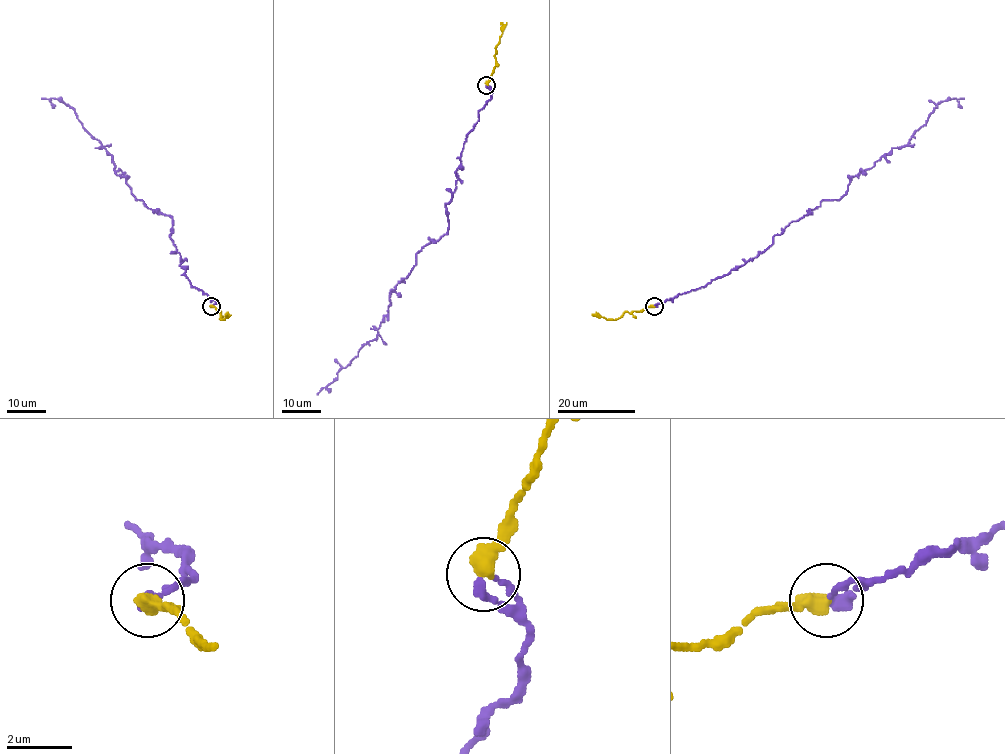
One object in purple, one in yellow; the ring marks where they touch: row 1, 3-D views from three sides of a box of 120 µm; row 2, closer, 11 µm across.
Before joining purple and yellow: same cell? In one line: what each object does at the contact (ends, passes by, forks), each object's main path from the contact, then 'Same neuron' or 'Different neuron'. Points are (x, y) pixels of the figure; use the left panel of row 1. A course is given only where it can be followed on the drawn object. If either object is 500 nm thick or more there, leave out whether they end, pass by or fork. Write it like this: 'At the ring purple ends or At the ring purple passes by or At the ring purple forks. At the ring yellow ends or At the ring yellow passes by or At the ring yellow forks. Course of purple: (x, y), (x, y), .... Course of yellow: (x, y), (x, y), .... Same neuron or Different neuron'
At the ring purple ends. At the ring yellow ends. Course of purple: (210, 306), (215, 300), (192, 286), (180, 266), (172, 218), (131, 194), (113, 157), (70, 106), (41, 98). Course of yellow: (211, 306), (220, 311), (221, 320), (231, 315). Same neuron

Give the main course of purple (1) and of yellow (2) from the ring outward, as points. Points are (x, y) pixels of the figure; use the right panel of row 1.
1: (654, 306), (742, 266), (791, 222), (823, 199), (839, 199), (853, 176), (906, 145), (942, 101), (964, 98)
2: (654, 306), (625, 312), (614, 320), (592, 315)

